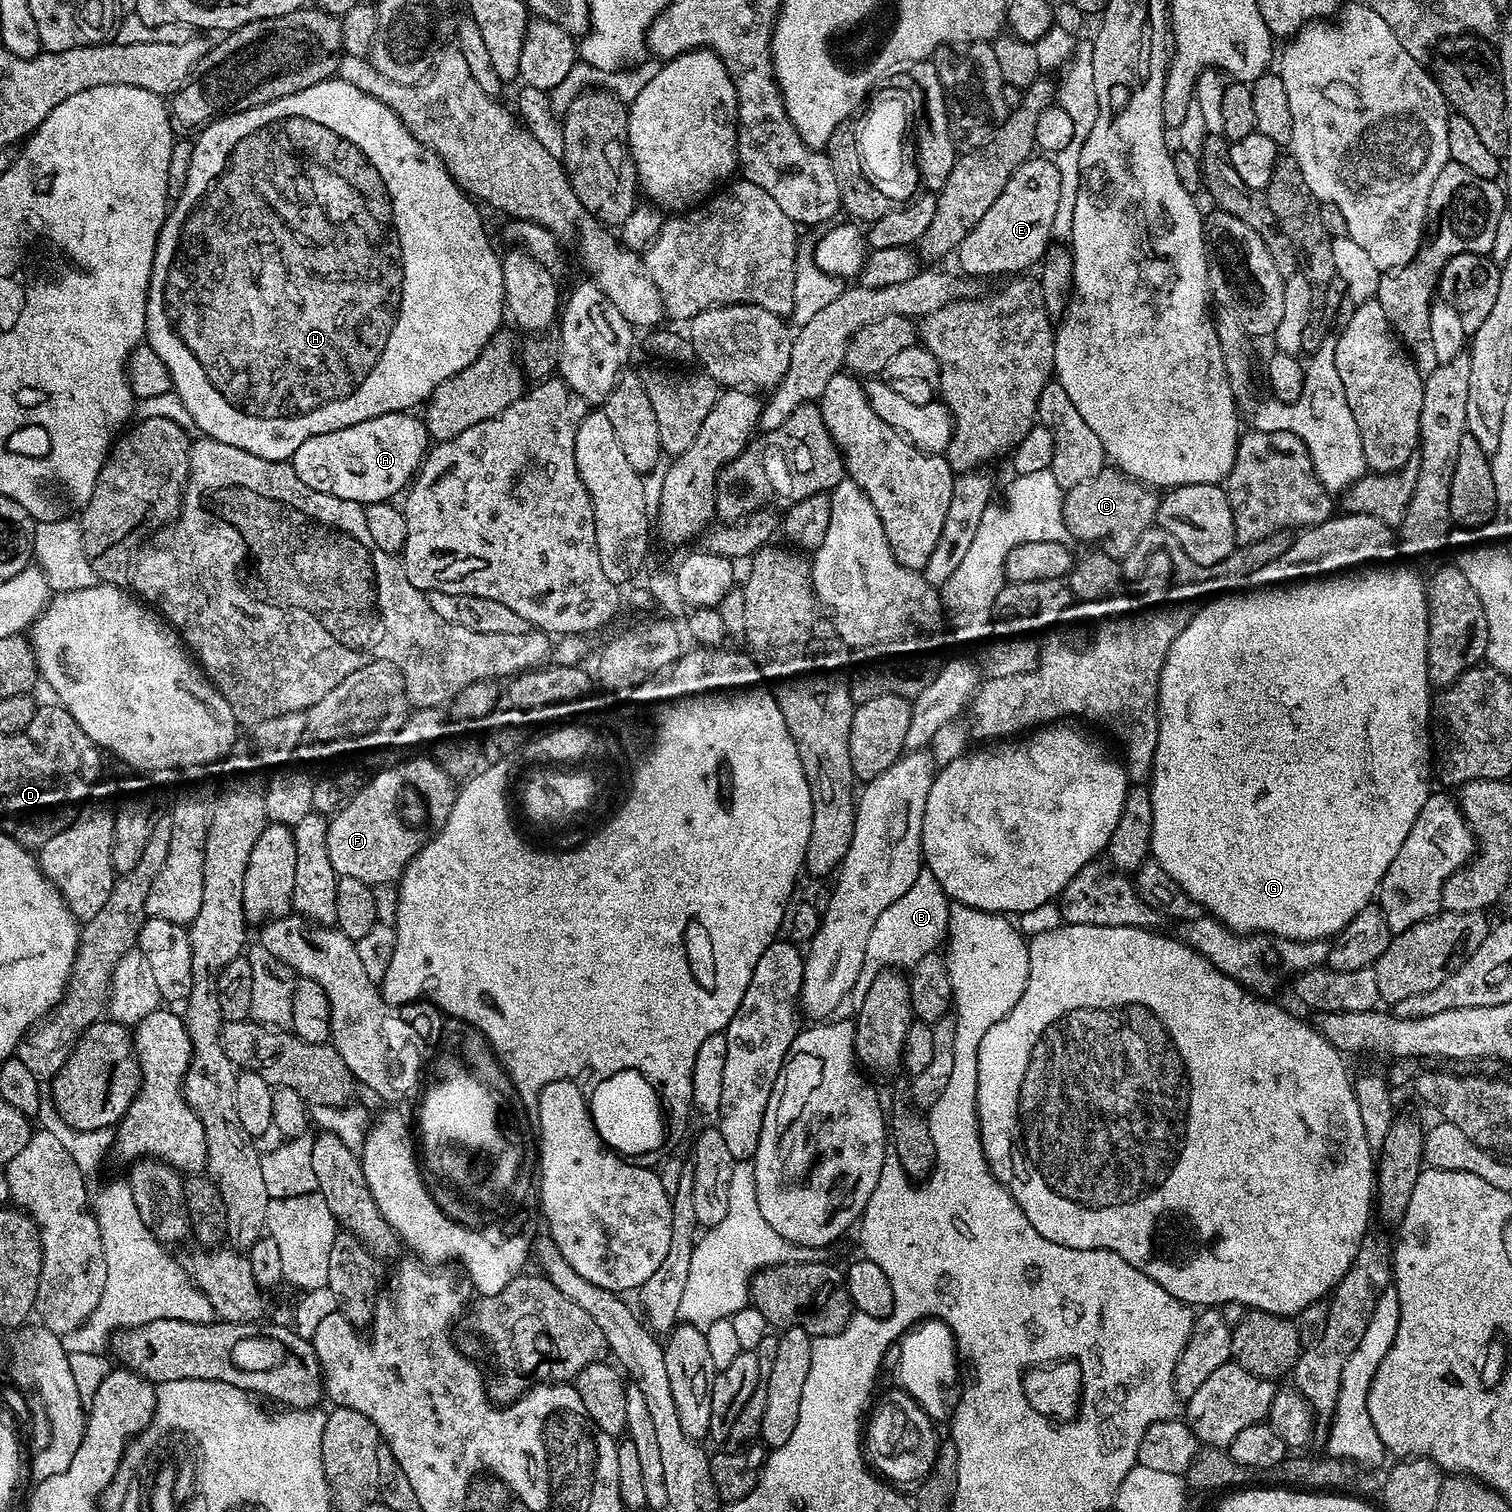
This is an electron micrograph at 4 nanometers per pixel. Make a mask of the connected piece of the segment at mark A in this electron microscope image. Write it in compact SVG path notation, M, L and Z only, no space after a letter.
M408 410L387 412L342 430L306 438L292 455L292 466L306 486L334 498L370 506L391 496L399 497L420 471L430 448L425 421L412 415L416 414Z

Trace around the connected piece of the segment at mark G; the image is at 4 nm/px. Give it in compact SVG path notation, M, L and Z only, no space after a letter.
M1336 514L1336 515L1333 515L1333 517L1332 517L1332 519L1331 519L1331 520L1327 520L1327 521L1326 521L1326 522L1322 522L1322 523L1321 523L1321 524L1314 524L1314 525L1312 525L1312 536L1299 536L1299 535L1297 535L1297 536L1296 536L1296 537L1295 537L1295 539L1293 539L1293 540L1292 540L1292 541L1291 541L1291 544L1290 544L1290 546L1289 546L1289 549L1288 549L1288 550L1286 550L1286 552L1285 552L1285 553L1284 553L1284 554L1282 554L1282 555L1281 555L1281 556L1280 556L1280 557L1278 557L1278 558L1274 558L1274 560L1273 560L1273 561L1271 561L1271 562L1269 562L1269 564L1268 564L1268 565L1264 565L1264 566L1262 566L1262 567L1261 567L1261 568L1260 568L1260 569L1258 569L1258 570L1256 570L1256 572L1255 572L1255 573L1253 573L1253 574L1252 574L1252 575L1251 575L1251 576L1249 576L1249 577L1247 577L1247 580L1246 580L1246 584L1247 584L1247 586L1248 586L1248 585L1249 585L1249 588L1248 588L1248 589L1246 589L1246 590L1245 590L1245 592L1240 592L1240 591L1241 591L1241 590L1232 590L1232 591L1229 591L1229 592L1228 592L1228 593L1227 593L1227 594L1220 594L1220 595L1217 595L1217 596L1216 596L1216 597L1215 597L1215 598L1212 598L1212 599L1209 599L1209 600L1208 600L1208 601L1207 601L1207 602L1209 602L1209 604L1208 604L1208 605L1206 605L1206 606L1205 606L1205 608L1200 608L1200 609L1198 609L1198 610L1197 610L1197 608L1196 608L1196 609L1195 609L1195 611L1193 611L1193 612L1192 612L1192 613L1191 613L1191 620L1190 620L1190 621L1189 621L1189 623L1188 623L1188 624L1187 624L1187 626L1185 626L1185 628L1184 628L1184 629L1183 629L1183 630L1182 630L1182 632L1181 632L1181 633L1180 633L1180 634L1178 634L1178 638L1174 638L1174 642L1173 642L1173 643L1172 643L1172 645L1171 645L1171 646L1170 646L1170 650L1169 650L1169 651L1168 651L1168 653L1167 653L1167 654L1166 654L1166 662L1165 662L1165 663L1164 663L1164 665L1163 665L1163 666L1162 666L1162 672L1161 672L1161 674L1160 674L1160 685L1159 685L1159 686L1158 686L1158 698L1157 698L1157 699L1156 699L1156 714L1157 714L1157 716L1158 716L1158 742L1157 742L1157 743L1156 743L1156 749L1155 749L1155 750L1154 750L1154 762L1153 762L1153 763L1152 763L1152 778L1151 778L1151 781L1150 781L1150 791L1151 791L1151 793L1152 793L1152 831L1151 831L1151 833L1150 833L1150 841L1151 841L1151 840L1152 840L1152 852L1150 852L1150 856L1151 856L1151 859L1154 859L1154 860L1156 860L1156 861L1157 861L1157 862L1158 862L1158 866L1162 866L1162 870L1166 870L1166 874L1170 874L1170 878L1174 878L1174 882L1178 882L1178 886L1182 886L1182 890L1186 890L1186 894L1190 894L1190 898L1191 898L1191 899L1192 899L1192 900L1193 900L1193 901L1194 901L1194 902L1198 902L1198 903L1199 903L1199 904L1200 904L1200 906L1201 906L1201 909L1203 909L1203 911L1204 911L1204 912L1205 912L1205 913L1207 913L1207 915L1210 915L1210 916L1213 916L1213 918L1214 918L1214 919L1216 919L1216 920L1219 920L1219 921L1220 921L1220 923L1222 923L1222 924L1225 924L1225 925L1226 925L1226 926L1227 926L1227 928L1231 928L1231 929L1232 929L1232 931L1234 931L1234 932L1238 932L1238 933L1241 933L1241 934L1249 934L1249 933L1248 933L1248 932L1269 932L1269 934L1270 934L1270 935L1272 935L1272 936L1281 936L1281 938L1282 938L1282 940L1281 940L1281 941L1284 941L1284 942L1287 942L1287 941L1290 941L1290 940L1328 940L1328 939L1329 939L1329 938L1332 938L1332 937L1335 937L1335 935L1336 935L1336 933L1337 933L1337 932L1341 932L1341 931L1342 931L1342 929L1343 929L1343 928L1344 928L1344 927L1345 927L1345 926L1346 926L1346 925L1348 925L1348 923L1349 923L1349 922L1351 922L1351 920L1353 920L1353 918L1355 918L1355 917L1356 917L1356 916L1357 916L1357 914L1358 914L1358 913L1359 913L1359 912L1361 912L1361 911L1362 911L1362 910L1363 910L1363 909L1364 909L1364 908L1367 908L1367 907L1369 907L1369 905L1371 905L1371 904L1372 904L1372 903L1373 903L1373 900L1374 900L1374 897L1375 897L1375 896L1376 896L1376 895L1377 895L1377 893L1379 893L1379 890L1380 890L1380 883L1381 883L1381 882L1382 882L1382 878L1383 878L1383 877L1384 877L1384 875L1385 875L1385 874L1386 874L1386 870L1387 870L1387 869L1388 869L1388 867L1389 867L1389 866L1390 866L1390 862L1394 862L1394 858L1395 858L1395 856L1396 856L1396 855L1397 855L1397 854L1398 854L1398 849L1400 849L1400 848L1401 848L1401 847L1402 847L1402 842L1406 842L1406 834L1410 834L1410 826L1414 826L1414 818L1418 818L1418 810L1422 810L1422 806L1426 806L1426 802L1427 802L1427 801L1428 801L1428 797L1429 797L1429 795L1430 795L1430 787L1429 787L1429 788L1428 788L1428 779L1429 779L1429 780L1430 780L1430 781L1431 781L1431 780L1432 780L1432 779L1433 779L1433 776L1434 776L1434 773L1433 773L1433 771L1432 771L1432 745L1431 745L1431 743L1430 743L1430 685L1429 685L1429 682L1428 682L1428 593L1427 593L1427 591L1426 591L1426 580L1425 580L1425 577L1424 577L1424 576L1423 576L1423 575L1422 575L1422 576L1421 576L1421 577L1420 577L1420 576L1419 576L1419 574L1418 574L1418 573L1416 573L1416 572L1415 572L1415 570L1414 570L1414 569L1412 569L1412 568L1407 568L1407 566L1406 566L1406 565L1404 565L1404 564L1399 564L1399 562L1400 562L1400 563L1404 563L1404 562L1401 562L1401 561L1400 561L1400 560L1399 560L1399 559L1398 559L1398 548L1397 548L1397 545L1396 545L1396 544L1395 544L1395 543L1394 543L1394 532L1393 532L1393 529L1392 529L1392 528L1391 528L1391 527L1388 527L1388 526L1387 526L1387 525L1385 525L1385 524L1384 524L1384 523L1383 523L1383 522L1382 522L1382 521L1380 521L1380 520L1379 520L1379 519L1378 519L1378 518L1376 518L1376 517L1370 517L1370 516L1359 516L1359 515L1347 515L1347 514Z

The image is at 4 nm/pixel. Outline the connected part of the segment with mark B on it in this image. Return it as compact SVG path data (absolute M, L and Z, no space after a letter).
M922 868L918 878L914 880L914 885L910 886L902 898L898 898L897 902L892 902L878 916L878 921L870 932L870 940L884 940L884 963L888 967L911 968L926 954L935 951L947 937L949 903L949 899L941 890L940 883L934 878L933 872Z

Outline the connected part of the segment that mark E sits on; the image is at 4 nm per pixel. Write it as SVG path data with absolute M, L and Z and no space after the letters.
M1033 158L1028 160L1006 182L1006 190L998 194L994 206L982 214L982 222L970 230L970 234L960 243L958 257L960 256L960 268L964 272L969 272L972 276L1000 276L1003 272L1008 274L1020 274L1023 268L1028 268L1031 264L1039 265L1043 261L1045 252L1050 247L1053 239L1052 227L1054 226L1054 214L1058 210L1058 198L1062 190L1062 182L1058 174L1058 166L1052 158Z

